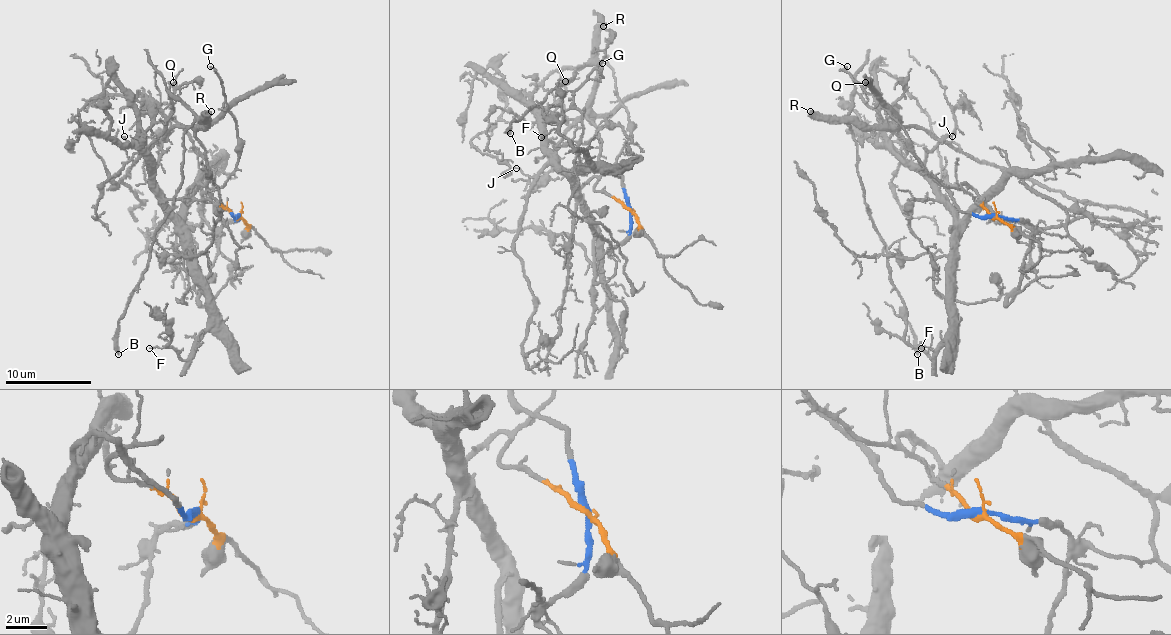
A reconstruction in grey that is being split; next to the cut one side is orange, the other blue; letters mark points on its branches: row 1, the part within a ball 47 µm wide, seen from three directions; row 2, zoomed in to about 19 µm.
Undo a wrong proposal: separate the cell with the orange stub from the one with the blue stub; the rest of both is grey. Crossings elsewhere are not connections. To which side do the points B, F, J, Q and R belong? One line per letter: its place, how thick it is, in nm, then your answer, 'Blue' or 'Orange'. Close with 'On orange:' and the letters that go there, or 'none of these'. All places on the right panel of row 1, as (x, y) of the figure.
B: Place: (917, 354). Thickness 280 nm. Blue
F: Place: (921, 348). Thickness 100 nm. Orange
J: Place: (952, 136). Thickness 150 nm. Blue
Q: Place: (865, 82). Thickness 130 nm. Blue
R: Place: (810, 111). Thickness 480 nm. Blue
On orange: F

